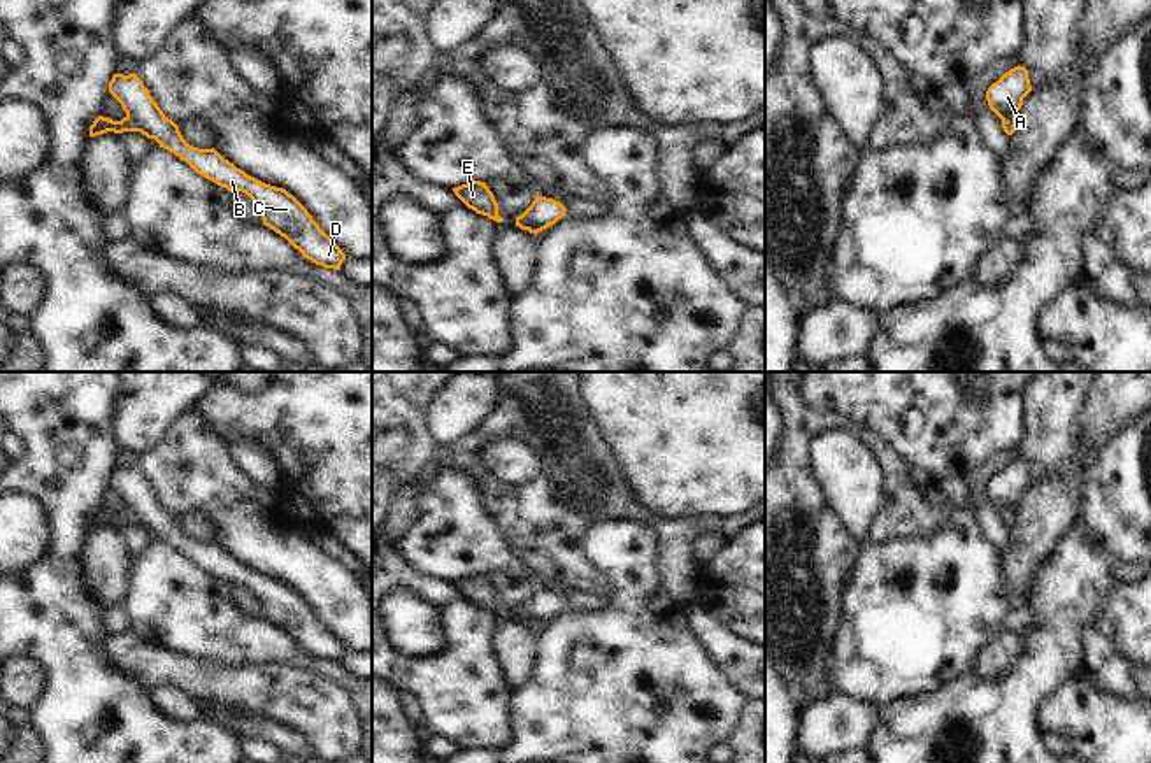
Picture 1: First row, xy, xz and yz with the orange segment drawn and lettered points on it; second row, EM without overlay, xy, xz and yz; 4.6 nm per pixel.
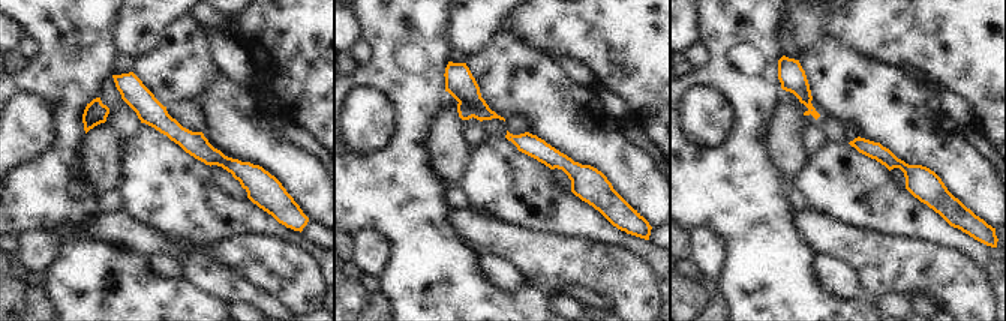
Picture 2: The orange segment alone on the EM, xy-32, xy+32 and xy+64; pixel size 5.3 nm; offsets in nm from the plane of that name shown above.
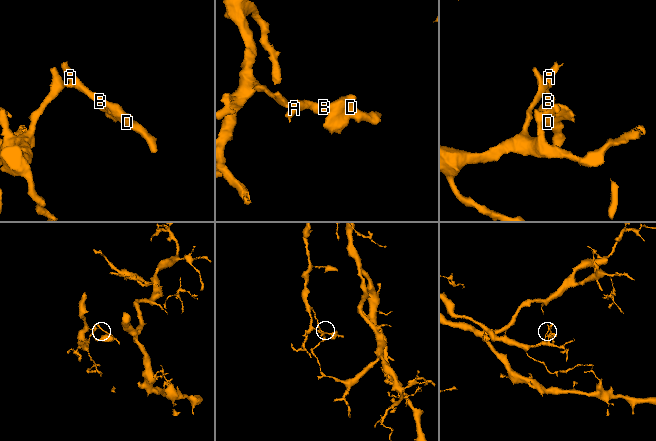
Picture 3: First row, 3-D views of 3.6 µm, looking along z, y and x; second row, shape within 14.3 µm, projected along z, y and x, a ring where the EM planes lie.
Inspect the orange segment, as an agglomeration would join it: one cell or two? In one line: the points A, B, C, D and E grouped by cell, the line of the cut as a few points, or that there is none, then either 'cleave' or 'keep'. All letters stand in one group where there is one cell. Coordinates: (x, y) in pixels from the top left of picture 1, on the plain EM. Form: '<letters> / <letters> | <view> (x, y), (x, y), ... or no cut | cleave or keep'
A B C D / E | xy (127, 507), (139, 523) | cleave

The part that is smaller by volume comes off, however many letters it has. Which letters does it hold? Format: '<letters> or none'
A, B, C, D

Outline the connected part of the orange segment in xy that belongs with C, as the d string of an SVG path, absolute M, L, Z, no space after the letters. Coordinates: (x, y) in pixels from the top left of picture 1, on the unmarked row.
M114 467L109 486L121 496L126 509L137 514L142 528L154 531L160 540L174 546L218 579L246 586L260 603L263 617L284 630L304 651L325 661L340 663L346 647L293 588L247 568L214 540L189 538L179 519L151 491L137 467Z

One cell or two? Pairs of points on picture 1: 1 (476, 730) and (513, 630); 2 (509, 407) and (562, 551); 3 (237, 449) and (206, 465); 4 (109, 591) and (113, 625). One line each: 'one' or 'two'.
1: two
2: one
3: two
4: two

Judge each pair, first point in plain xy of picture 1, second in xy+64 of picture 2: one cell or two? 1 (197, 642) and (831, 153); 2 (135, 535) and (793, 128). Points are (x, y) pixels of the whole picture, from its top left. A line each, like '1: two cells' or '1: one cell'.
1: one cell
2: two cells

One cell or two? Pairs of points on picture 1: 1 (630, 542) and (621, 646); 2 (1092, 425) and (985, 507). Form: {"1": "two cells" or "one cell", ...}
{"1": "one cell", "2": "two cells"}

